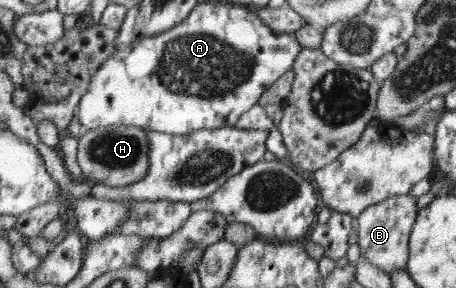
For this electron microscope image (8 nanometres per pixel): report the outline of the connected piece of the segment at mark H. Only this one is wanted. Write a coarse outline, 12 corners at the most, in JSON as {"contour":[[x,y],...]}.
{"contour":[[84,130],[77,163],[92,184],[125,187],[149,173],[146,130]]}

